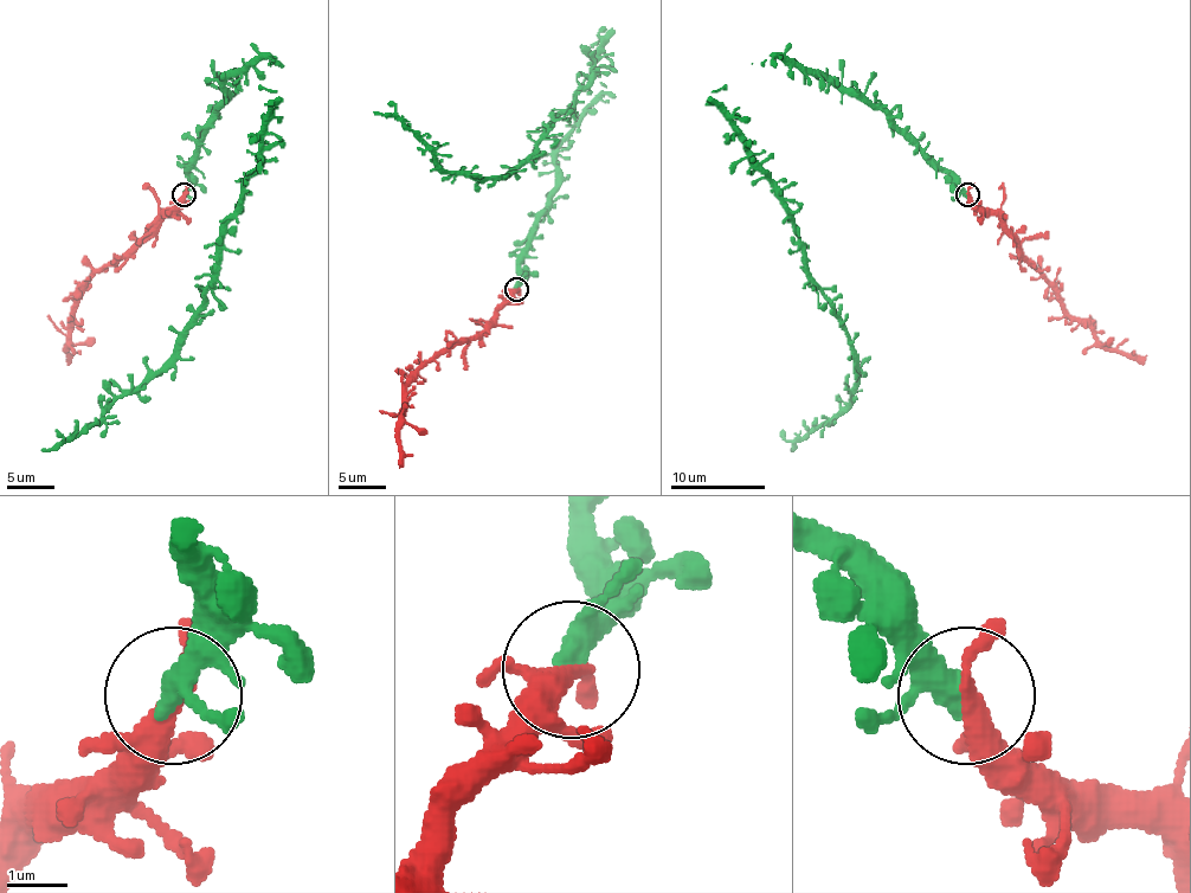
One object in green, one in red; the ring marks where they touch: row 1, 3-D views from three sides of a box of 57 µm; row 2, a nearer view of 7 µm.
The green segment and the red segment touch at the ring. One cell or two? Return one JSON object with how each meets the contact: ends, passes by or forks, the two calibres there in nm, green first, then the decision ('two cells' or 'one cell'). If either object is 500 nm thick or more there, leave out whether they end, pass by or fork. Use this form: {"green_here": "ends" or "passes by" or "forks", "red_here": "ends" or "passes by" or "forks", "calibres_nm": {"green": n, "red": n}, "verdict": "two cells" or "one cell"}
{"green_here": "passes by", "red_here": "forks", "calibres_nm": {"green": 340, "red": 260}, "verdict": "one cell"}

